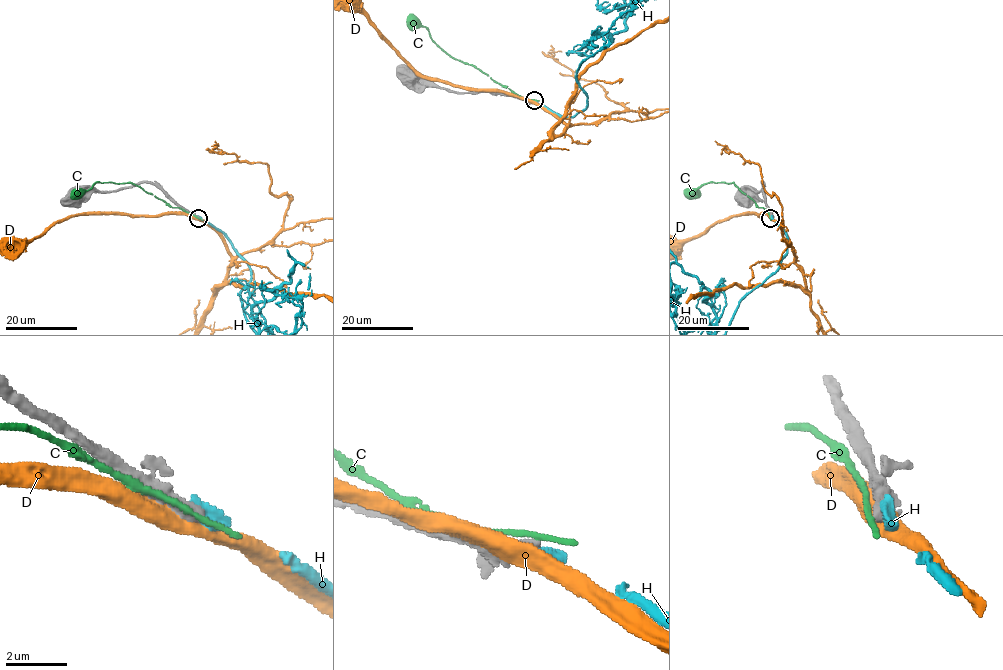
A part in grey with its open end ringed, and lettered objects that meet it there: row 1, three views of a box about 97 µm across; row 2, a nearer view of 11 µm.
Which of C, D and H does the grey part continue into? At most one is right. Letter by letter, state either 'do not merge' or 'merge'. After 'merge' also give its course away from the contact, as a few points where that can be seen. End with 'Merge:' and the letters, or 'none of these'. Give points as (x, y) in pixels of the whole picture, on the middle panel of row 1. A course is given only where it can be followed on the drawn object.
C: do not merge
D: do not merge
H: do not merge
Merge: none of these

